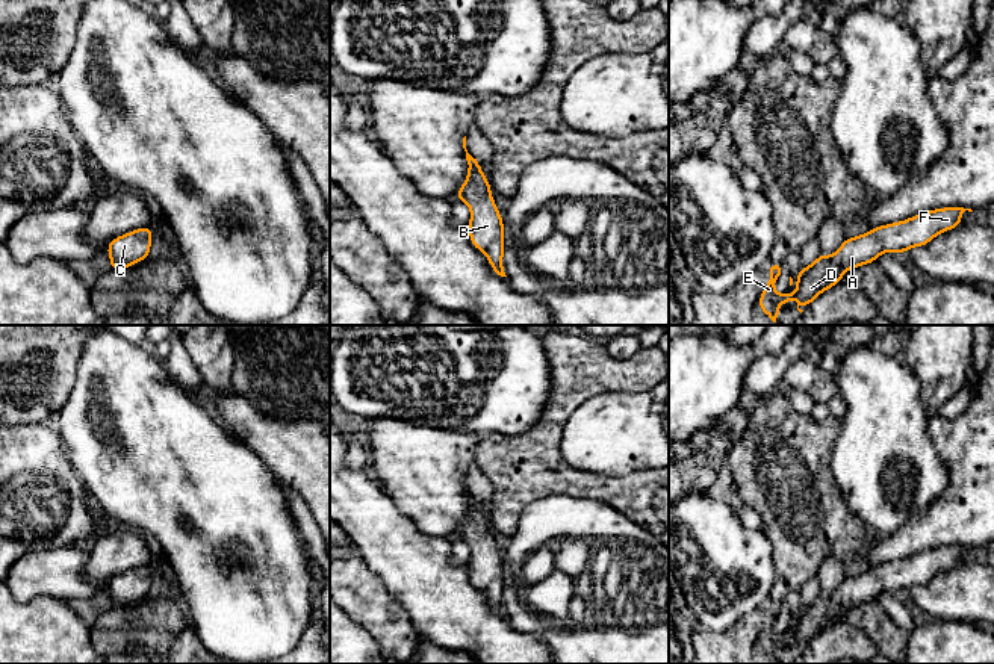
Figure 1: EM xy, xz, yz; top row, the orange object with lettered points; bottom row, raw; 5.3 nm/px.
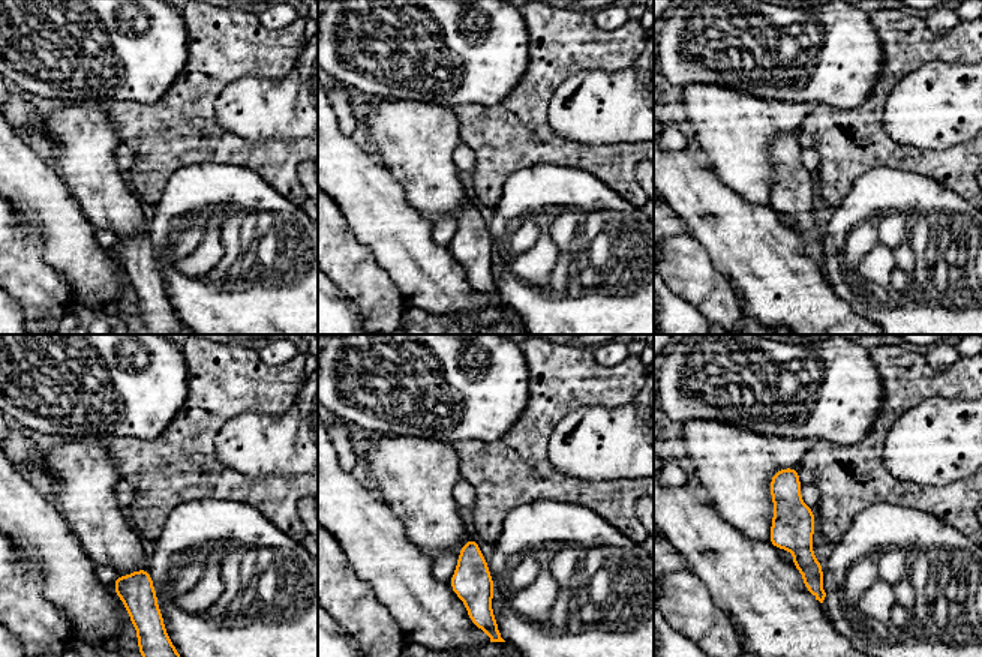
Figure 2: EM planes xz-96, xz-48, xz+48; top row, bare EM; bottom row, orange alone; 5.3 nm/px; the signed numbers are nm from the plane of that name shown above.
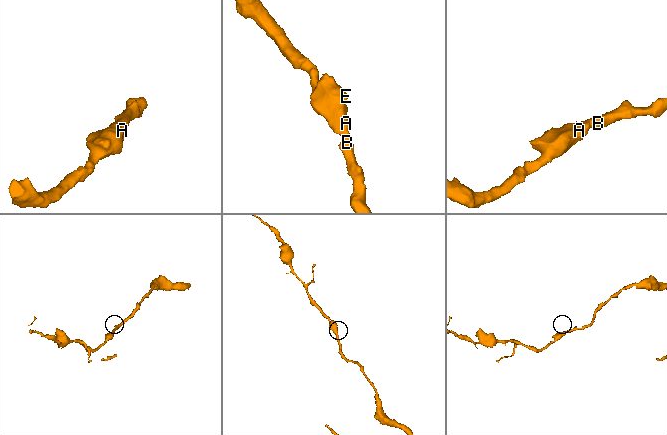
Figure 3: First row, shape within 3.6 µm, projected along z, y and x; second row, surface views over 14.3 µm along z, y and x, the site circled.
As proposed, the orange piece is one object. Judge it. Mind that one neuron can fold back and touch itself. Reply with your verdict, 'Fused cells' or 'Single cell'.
Single cell

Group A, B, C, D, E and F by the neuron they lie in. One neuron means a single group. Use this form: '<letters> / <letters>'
A B C D E F

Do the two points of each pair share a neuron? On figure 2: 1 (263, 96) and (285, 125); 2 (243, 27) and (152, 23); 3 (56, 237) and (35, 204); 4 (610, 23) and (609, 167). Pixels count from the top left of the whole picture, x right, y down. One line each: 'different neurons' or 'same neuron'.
1: same neuron
2: different neurons
3: same neuron
4: different neurons

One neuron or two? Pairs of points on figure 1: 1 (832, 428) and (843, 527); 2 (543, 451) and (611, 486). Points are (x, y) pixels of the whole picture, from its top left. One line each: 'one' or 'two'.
1: one
2: one

